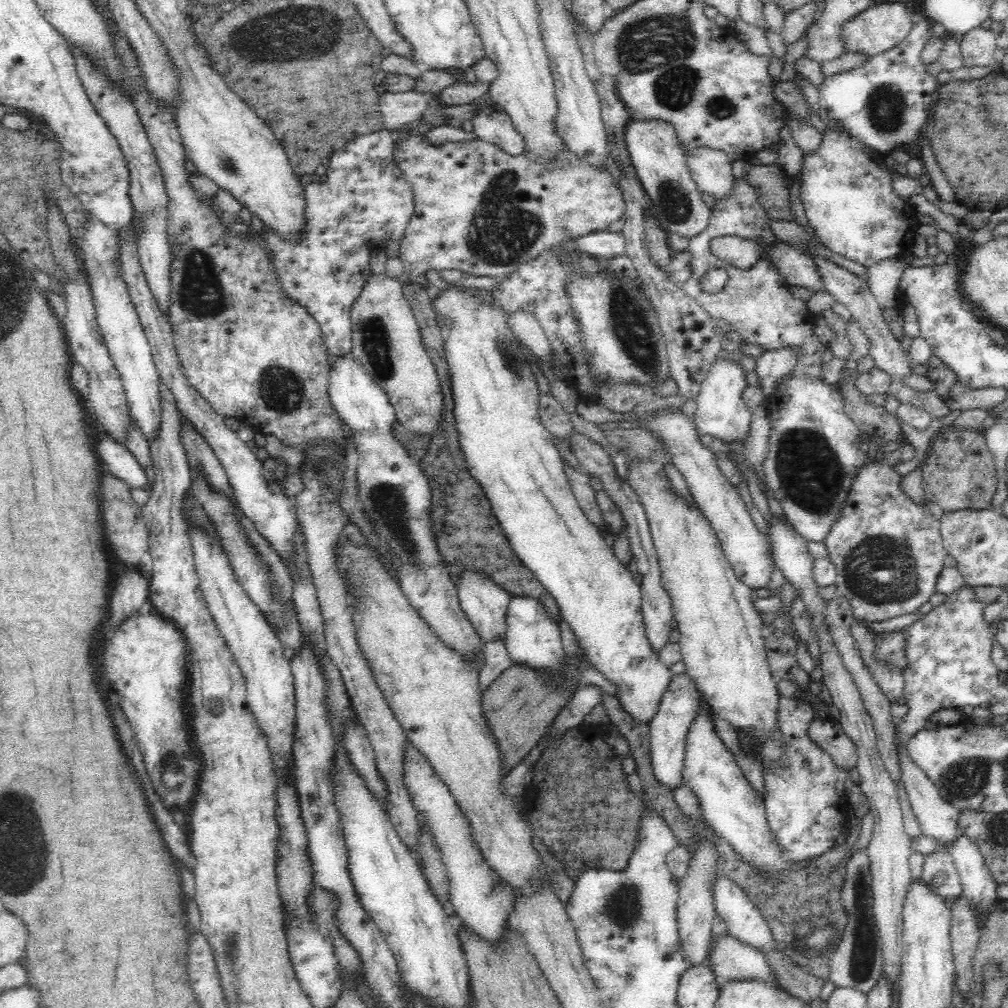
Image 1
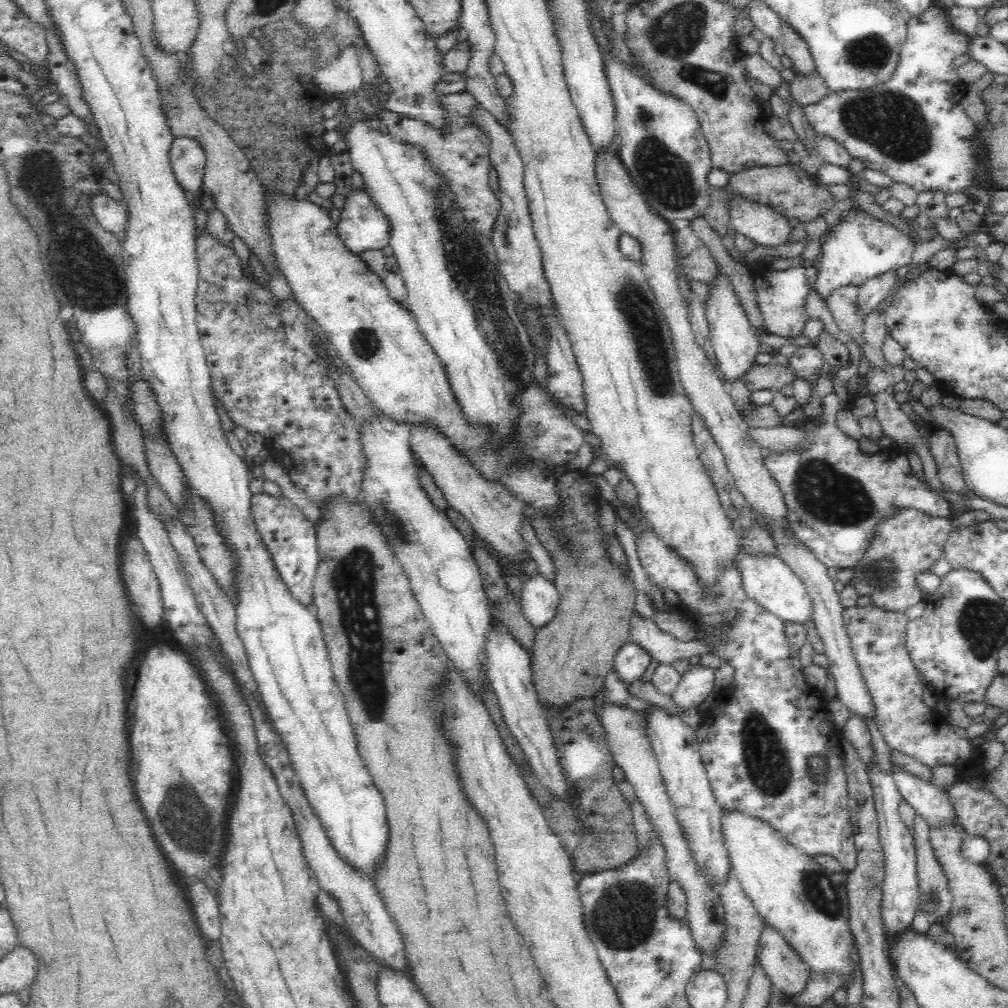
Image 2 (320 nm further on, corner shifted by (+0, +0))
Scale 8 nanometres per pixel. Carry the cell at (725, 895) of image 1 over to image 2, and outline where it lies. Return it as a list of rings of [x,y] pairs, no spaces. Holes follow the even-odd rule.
[[[766,925],[763,928],[757,959],[764,967],[766,975],[771,978],[773,990],[784,997],[800,994],[811,973],[809,967],[802,962],[800,955],[778,931]]]

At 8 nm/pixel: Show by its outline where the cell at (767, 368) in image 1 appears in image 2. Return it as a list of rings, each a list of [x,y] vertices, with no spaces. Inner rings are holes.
[[[889,271],[862,284],[858,290],[859,312],[867,315],[876,304],[880,304],[887,298],[886,296],[899,279],[896,271]]]

